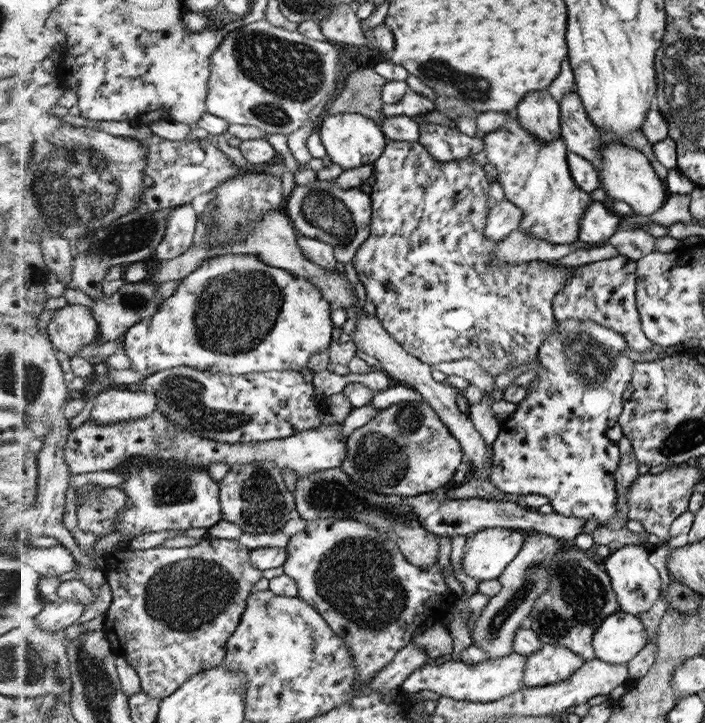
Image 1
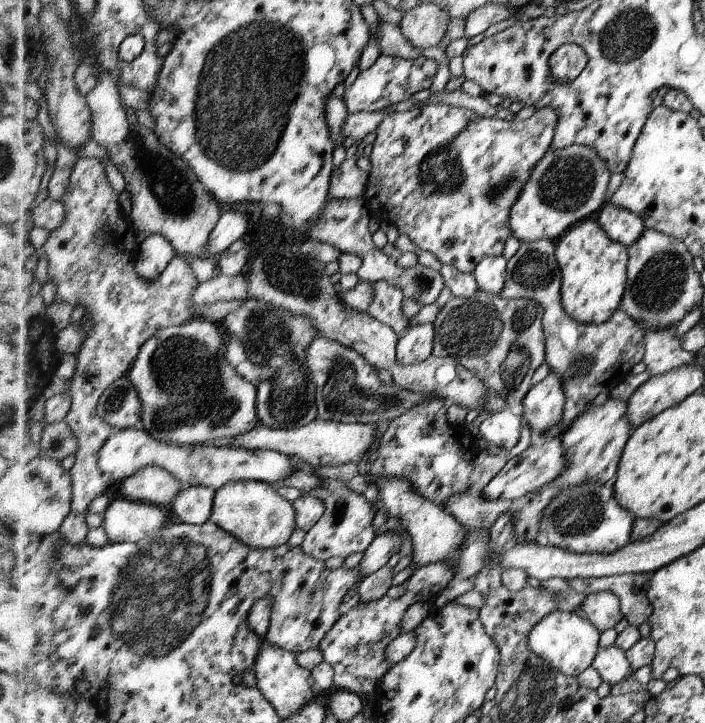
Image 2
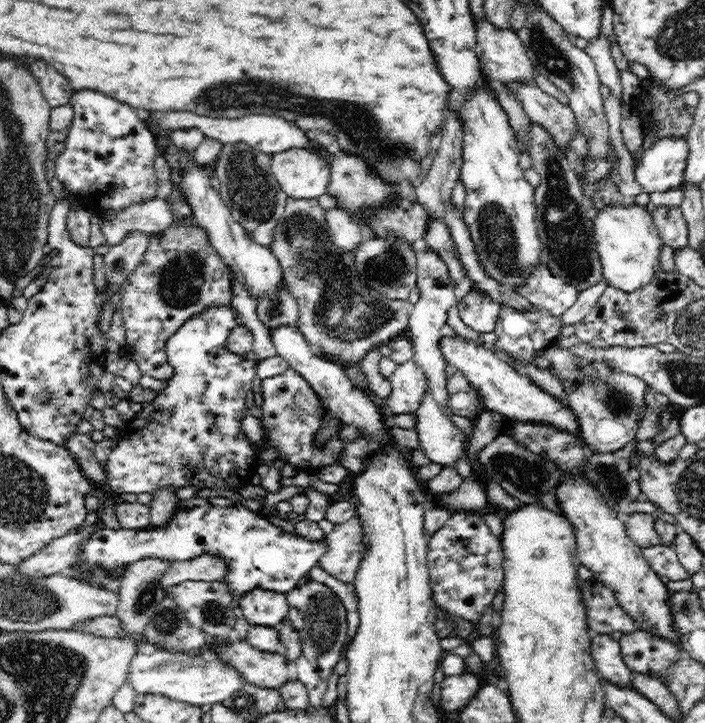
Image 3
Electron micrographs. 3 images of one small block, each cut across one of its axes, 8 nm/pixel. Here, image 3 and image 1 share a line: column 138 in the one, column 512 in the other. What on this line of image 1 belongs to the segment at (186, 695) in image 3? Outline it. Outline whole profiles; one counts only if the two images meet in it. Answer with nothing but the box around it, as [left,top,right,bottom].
[400,652,526,702]

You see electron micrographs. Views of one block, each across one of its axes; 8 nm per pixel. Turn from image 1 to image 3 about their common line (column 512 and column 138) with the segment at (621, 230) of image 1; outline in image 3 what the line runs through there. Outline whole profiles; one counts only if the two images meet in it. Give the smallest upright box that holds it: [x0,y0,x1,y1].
[103,231,149,284]

